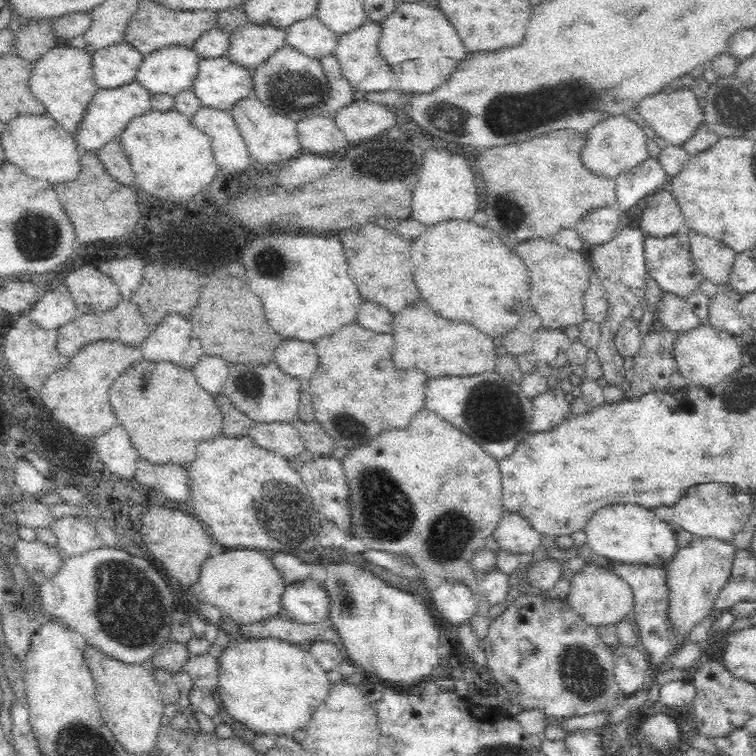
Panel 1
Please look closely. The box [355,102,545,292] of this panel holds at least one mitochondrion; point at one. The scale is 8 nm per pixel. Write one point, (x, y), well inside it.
(510, 216)

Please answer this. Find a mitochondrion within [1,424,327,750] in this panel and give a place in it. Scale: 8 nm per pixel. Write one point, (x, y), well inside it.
(130, 609)

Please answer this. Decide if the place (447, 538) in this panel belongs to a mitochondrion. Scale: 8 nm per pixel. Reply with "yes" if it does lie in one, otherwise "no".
yes

